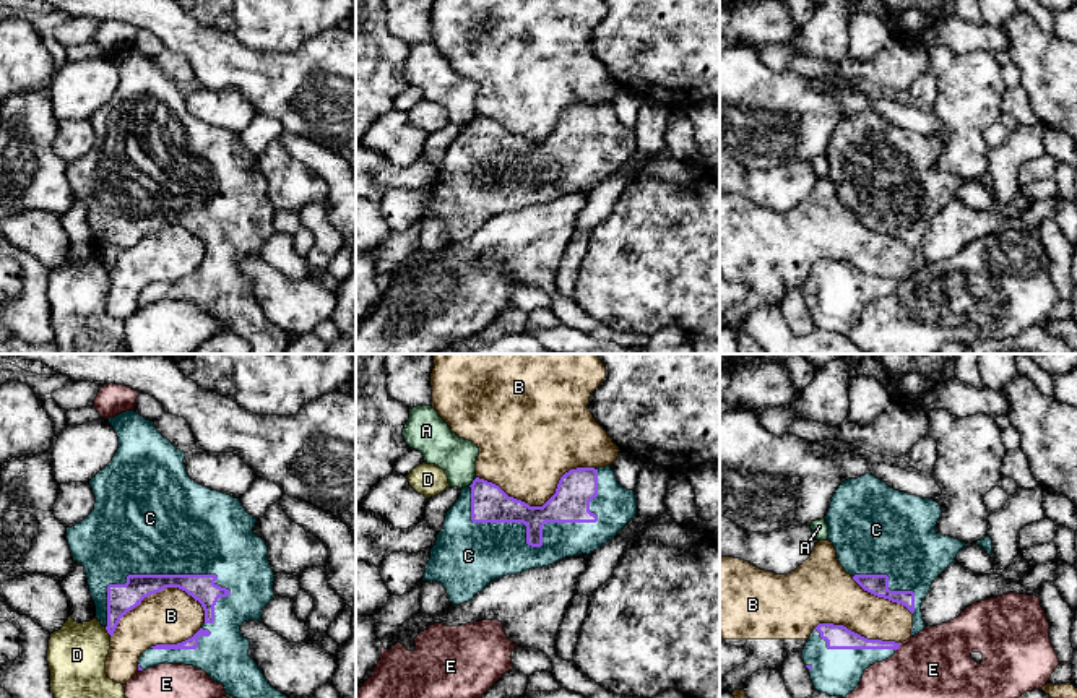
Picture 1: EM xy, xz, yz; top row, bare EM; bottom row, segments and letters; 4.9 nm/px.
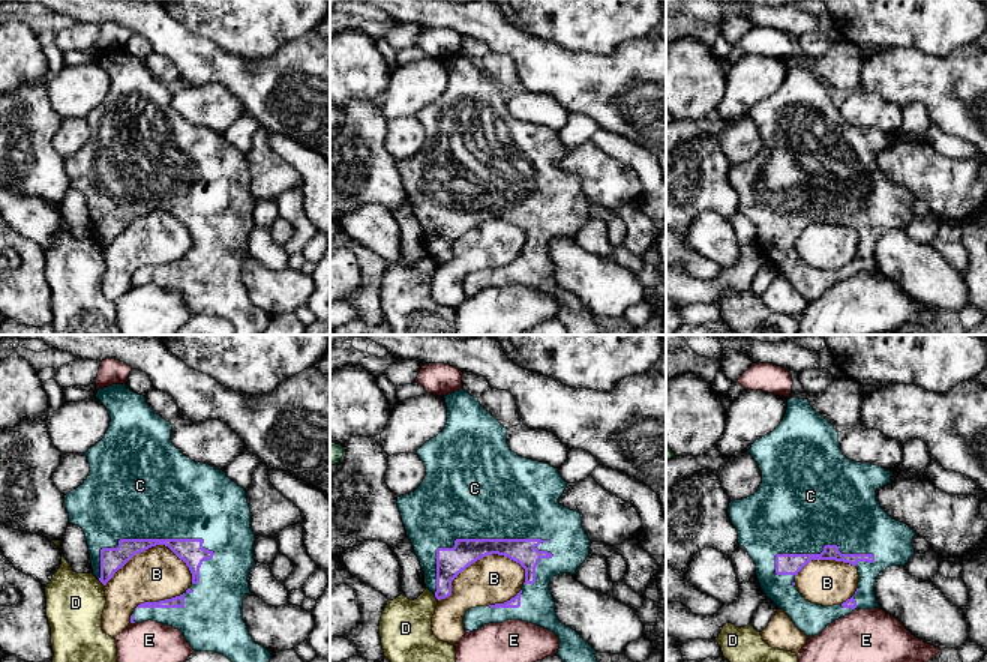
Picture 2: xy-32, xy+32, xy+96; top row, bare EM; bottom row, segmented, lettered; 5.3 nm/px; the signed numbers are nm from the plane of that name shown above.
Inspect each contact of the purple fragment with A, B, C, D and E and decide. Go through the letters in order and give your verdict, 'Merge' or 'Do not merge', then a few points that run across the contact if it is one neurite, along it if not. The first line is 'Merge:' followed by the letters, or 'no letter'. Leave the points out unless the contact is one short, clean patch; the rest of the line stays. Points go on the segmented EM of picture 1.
Merge: C
A: Do not merge. Line: xz (476, 478), (470, 486)
B: Do not merge
C: Merge
D: Do not merge. Line: xy (104, 627), (111, 635)
E: Do not merge

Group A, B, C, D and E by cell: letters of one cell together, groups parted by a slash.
A / B / C / D / E

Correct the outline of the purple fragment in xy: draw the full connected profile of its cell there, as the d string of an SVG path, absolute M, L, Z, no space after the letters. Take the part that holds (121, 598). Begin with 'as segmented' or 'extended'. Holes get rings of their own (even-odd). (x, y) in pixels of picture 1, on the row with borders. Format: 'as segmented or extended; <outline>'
extended; M135 411L107 420L119 437L119 450L112 461L89 480L96 497L94 510L81 523L67 528L73 562L81 563L86 571L96 618L112 636L120 618L140 605L145 597L166 588L179 588L201 604L205 623L182 643L148 648L140 656L138 670L159 664L185 664L205 670L234 698L288 698L268 683L257 662L249 656L250 641L240 635L244 622L262 622L263 607L275 596L275 573L266 557L268 547L252 531L257 518L245 511L239 498L192 480L184 464L185 453L164 438L154 422Z

